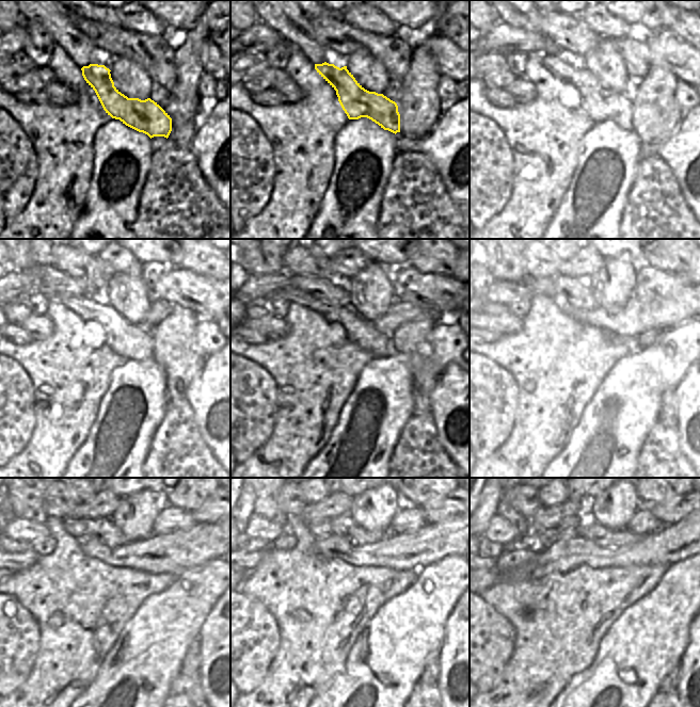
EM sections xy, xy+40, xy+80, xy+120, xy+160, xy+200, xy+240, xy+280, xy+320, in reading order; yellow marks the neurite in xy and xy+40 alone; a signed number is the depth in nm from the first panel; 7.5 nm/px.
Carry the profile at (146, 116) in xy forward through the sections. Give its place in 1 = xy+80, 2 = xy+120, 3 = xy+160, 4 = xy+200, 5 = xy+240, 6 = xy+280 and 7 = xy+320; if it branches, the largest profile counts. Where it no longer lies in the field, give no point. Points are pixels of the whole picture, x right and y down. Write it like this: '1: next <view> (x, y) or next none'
1: next xy+80 (600, 103)
2: next xy+120 (134, 342)
3: next xy+160 (360, 332)
4: next xy+200 (499, 291)
5: next xy+240 (18, 528)
6: next xy+280 (257, 527)
7: next xy+320 (499, 529)

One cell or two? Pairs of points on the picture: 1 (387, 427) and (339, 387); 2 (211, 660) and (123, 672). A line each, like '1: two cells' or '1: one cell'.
1: two cells
2: two cells

